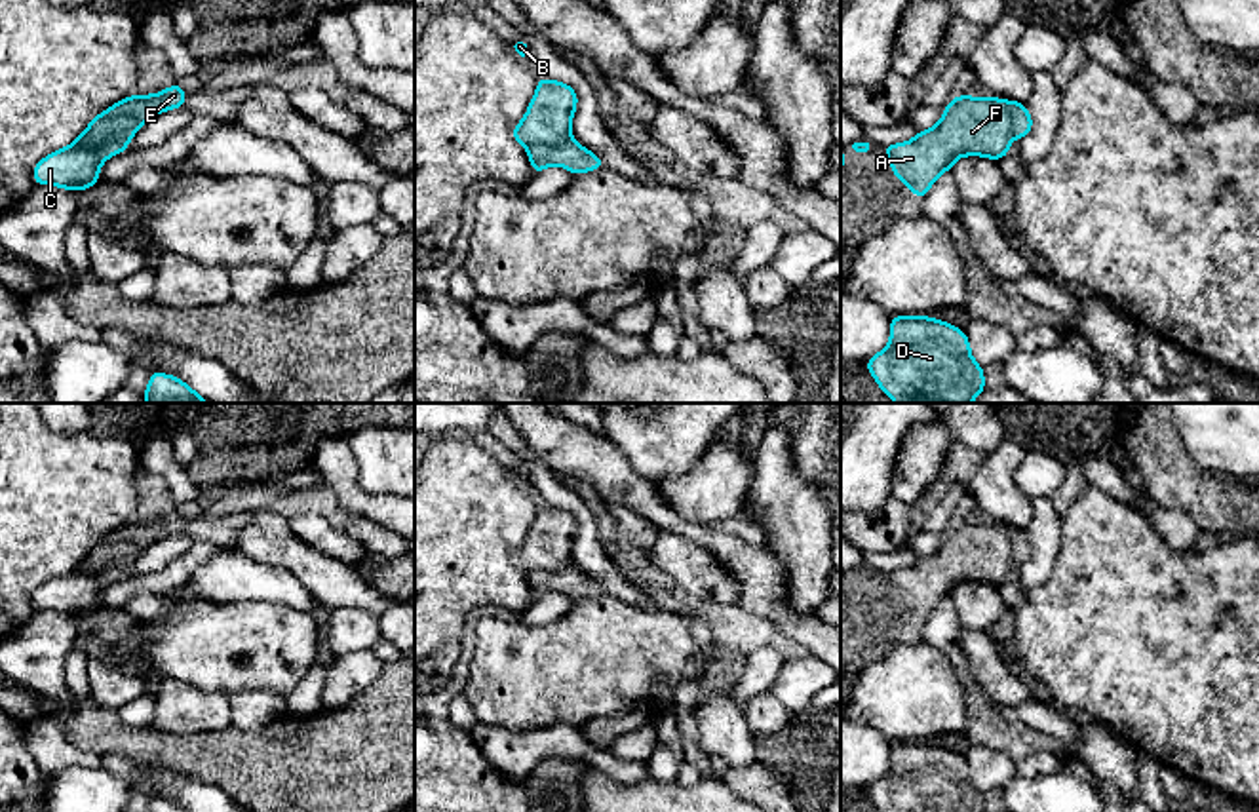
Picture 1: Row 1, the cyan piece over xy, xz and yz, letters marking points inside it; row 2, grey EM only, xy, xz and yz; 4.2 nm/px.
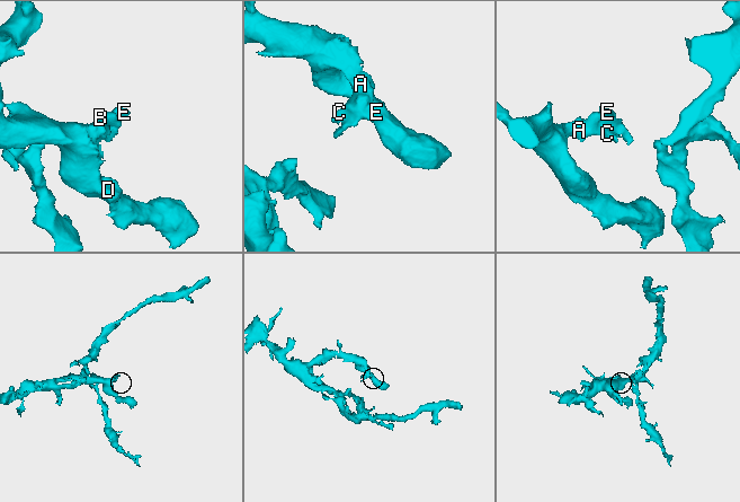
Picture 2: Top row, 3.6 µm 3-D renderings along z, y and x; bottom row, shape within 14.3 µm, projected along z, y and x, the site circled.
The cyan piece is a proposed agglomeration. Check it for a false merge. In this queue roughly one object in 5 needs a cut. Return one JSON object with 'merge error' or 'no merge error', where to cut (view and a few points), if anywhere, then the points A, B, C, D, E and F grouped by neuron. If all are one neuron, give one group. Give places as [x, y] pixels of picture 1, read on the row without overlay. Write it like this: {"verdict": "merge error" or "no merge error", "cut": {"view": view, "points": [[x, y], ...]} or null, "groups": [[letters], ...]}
{"verdict": "merge error", "cut": {"view": "xy", "points": [[139, 548], [118, 542], [109, 560], [90, 561]]}, "groups": [["A", "B", "C", "D", "F"], ["E"]]}

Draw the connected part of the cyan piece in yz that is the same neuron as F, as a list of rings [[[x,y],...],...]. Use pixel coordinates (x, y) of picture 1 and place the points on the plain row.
[[[957,521],[938,551],[919,557],[907,569],[886,570],[884,584],[892,599],[924,626],[934,607],[960,582],[998,588],[1010,578],[1010,567],[1010,542],[1002,525]]]

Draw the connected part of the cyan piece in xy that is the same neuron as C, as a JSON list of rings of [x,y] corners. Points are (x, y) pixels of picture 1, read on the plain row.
[[[95,542],[87,555],[67,574],[51,578],[34,591],[36,610],[51,610],[68,616],[86,616],[99,609],[99,595],[110,582],[124,578],[141,550],[133,542],[114,546],[114,557],[103,565],[93,565],[91,555],[105,542]]]

